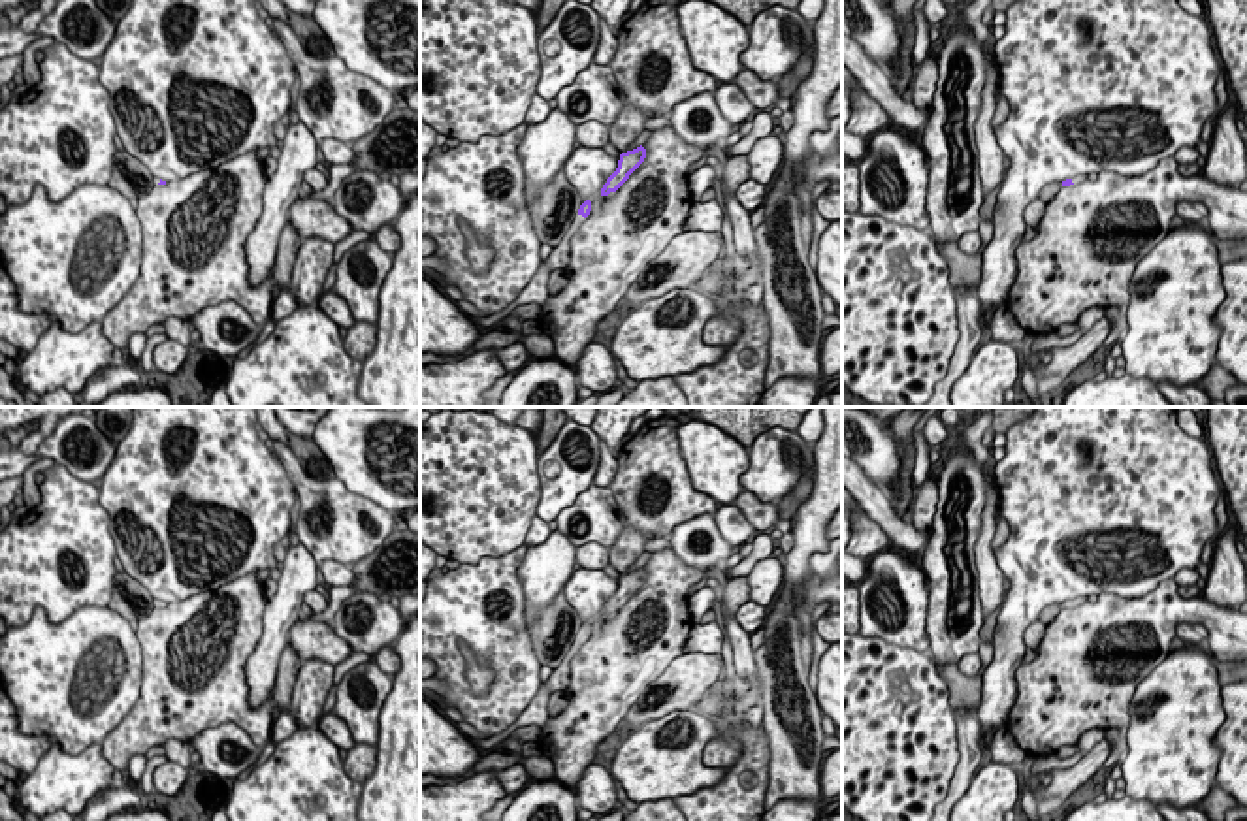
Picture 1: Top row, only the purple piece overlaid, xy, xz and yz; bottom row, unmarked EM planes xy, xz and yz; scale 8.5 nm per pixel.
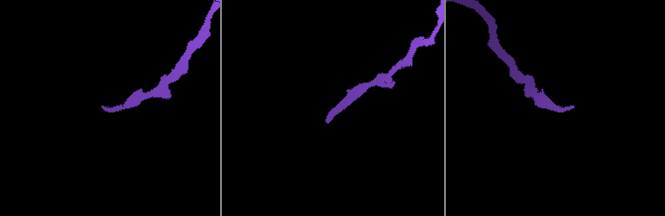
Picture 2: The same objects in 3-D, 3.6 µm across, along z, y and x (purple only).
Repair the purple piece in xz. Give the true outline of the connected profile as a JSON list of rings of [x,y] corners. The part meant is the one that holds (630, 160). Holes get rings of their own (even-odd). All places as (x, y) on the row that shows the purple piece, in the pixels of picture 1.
[[[642,145],[633,151],[622,153],[616,171],[607,179],[601,188],[601,196],[616,192],[629,179],[629,175],[644,162],[644,158],[646,149]]]

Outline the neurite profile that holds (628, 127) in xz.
[[[624,100],[624,107],[616,121],[608,124],[608,143],[612,143],[620,153],[625,153],[629,145],[642,137],[644,122],[650,119],[646,111],[637,109]]]

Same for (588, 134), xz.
[[[588,121],[576,124],[576,141],[582,147],[605,147],[608,143],[608,124]]]

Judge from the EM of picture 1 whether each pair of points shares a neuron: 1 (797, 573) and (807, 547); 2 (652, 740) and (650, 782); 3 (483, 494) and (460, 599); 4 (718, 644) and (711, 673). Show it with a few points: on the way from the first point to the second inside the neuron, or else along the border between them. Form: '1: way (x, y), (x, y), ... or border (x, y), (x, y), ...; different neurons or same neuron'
1: way (797, 567), (801, 552); same neuron
2: way (652, 750), (650, 772); same neuron
3: border (511, 550), (485, 556), (475, 563), (460, 563); different neurons
4: border (684, 650), (726, 652); different neurons

